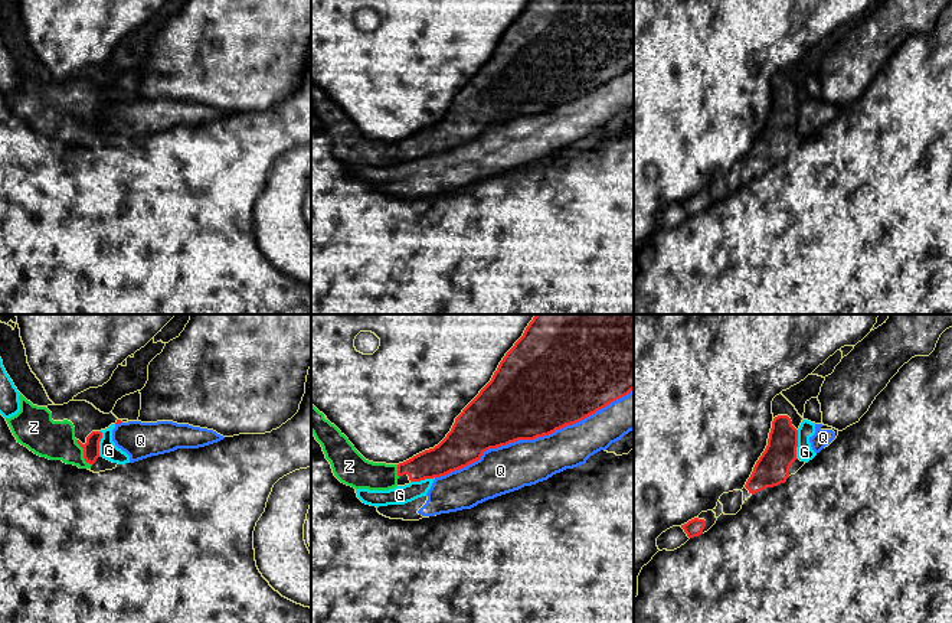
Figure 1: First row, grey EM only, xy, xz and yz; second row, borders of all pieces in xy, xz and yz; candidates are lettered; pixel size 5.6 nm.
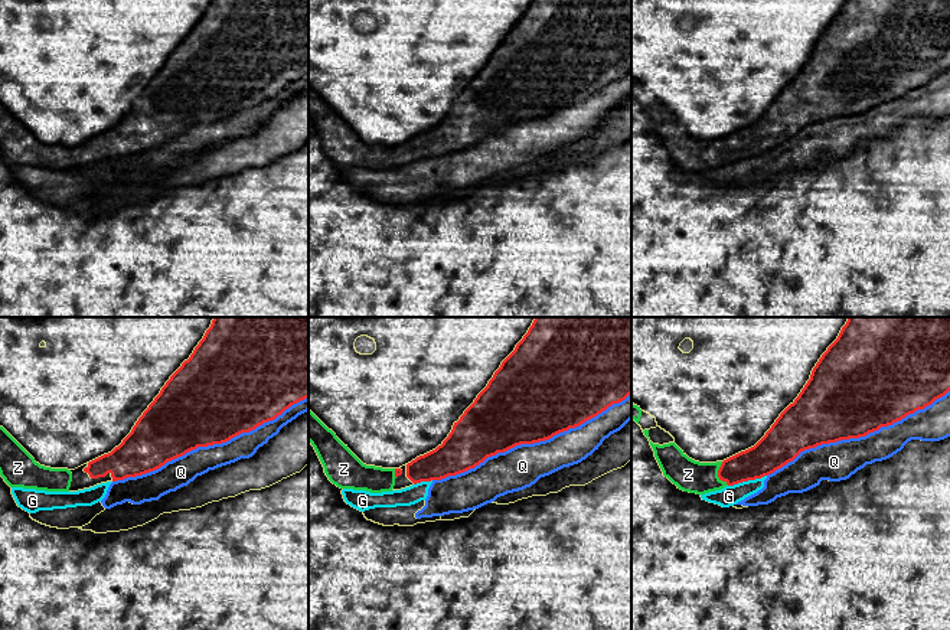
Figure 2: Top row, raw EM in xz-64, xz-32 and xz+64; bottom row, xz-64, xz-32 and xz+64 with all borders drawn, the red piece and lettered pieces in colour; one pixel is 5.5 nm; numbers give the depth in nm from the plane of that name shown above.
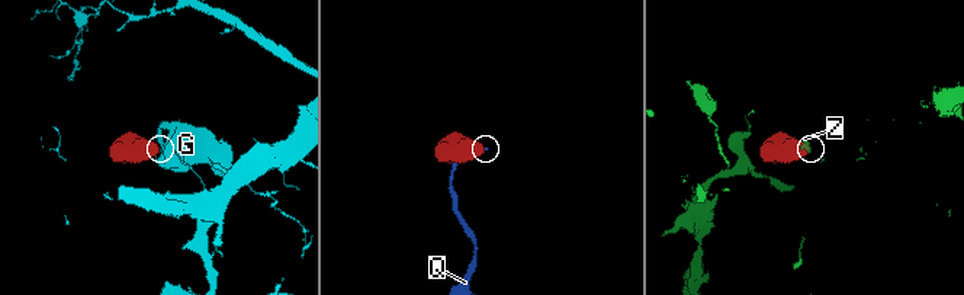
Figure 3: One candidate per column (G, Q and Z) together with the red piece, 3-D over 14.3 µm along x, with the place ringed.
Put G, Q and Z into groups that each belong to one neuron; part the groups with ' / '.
G Q / Z

